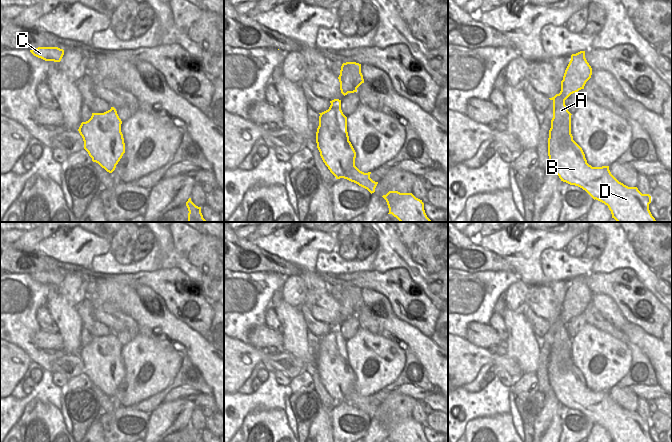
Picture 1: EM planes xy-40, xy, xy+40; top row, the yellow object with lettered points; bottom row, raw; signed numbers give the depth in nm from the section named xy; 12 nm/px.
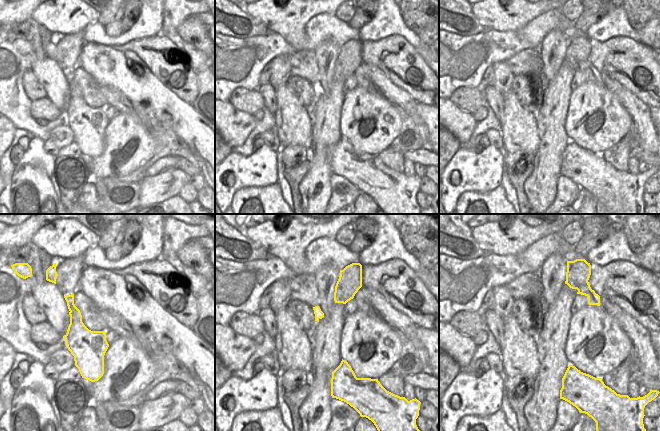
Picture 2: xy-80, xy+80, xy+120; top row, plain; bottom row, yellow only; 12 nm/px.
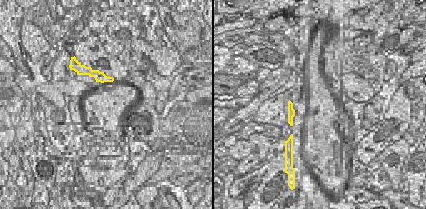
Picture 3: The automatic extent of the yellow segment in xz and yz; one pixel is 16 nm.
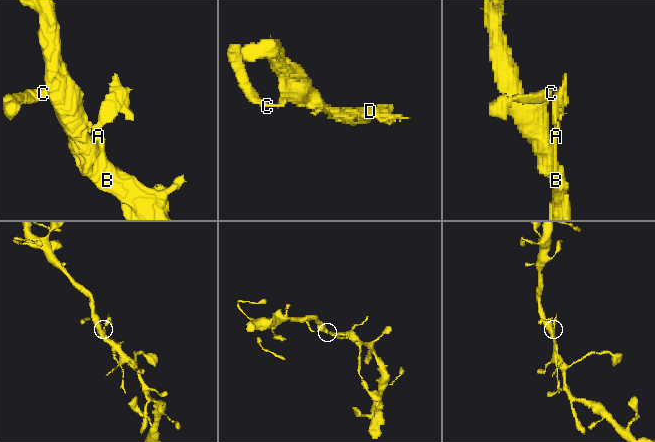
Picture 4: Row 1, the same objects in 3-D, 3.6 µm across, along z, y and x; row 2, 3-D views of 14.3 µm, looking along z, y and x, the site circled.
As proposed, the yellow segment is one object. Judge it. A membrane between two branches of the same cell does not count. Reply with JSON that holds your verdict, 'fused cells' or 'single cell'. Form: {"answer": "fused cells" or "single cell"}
{"answer": "single cell"}

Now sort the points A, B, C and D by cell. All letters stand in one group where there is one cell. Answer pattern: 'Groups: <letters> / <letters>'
Groups: A B C D.

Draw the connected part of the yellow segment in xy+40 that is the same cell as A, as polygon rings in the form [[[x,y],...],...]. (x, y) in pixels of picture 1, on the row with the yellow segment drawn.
[[[580,51],[571,55],[571,60],[565,70],[563,80],[561,81],[561,91],[554,97],[549,98],[553,101],[553,118],[551,120],[551,128],[549,130],[548,138],[548,156],[551,165],[561,181],[570,185],[575,185],[585,190],[594,200],[598,200],[608,206],[611,211],[612,218],[617,222],[656,222],[649,210],[651,203],[651,196],[649,194],[642,194],[637,187],[628,187],[619,182],[610,172],[609,166],[592,167],[587,163],[585,154],[582,148],[573,140],[571,134],[571,113],[568,111],[565,100],[573,93],[584,89],[586,82],[591,78],[592,68],[585,58],[585,51]]]

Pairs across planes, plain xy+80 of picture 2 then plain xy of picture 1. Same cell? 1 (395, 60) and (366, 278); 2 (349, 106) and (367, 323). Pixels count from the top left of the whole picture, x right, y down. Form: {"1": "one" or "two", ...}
{"1": "one", "2": "two"}

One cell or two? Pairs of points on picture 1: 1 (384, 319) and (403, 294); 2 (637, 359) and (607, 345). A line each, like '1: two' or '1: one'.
1: two
2: two

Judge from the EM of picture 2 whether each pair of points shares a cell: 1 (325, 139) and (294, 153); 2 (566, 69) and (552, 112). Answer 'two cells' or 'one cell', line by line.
1: two cells
2: one cell

